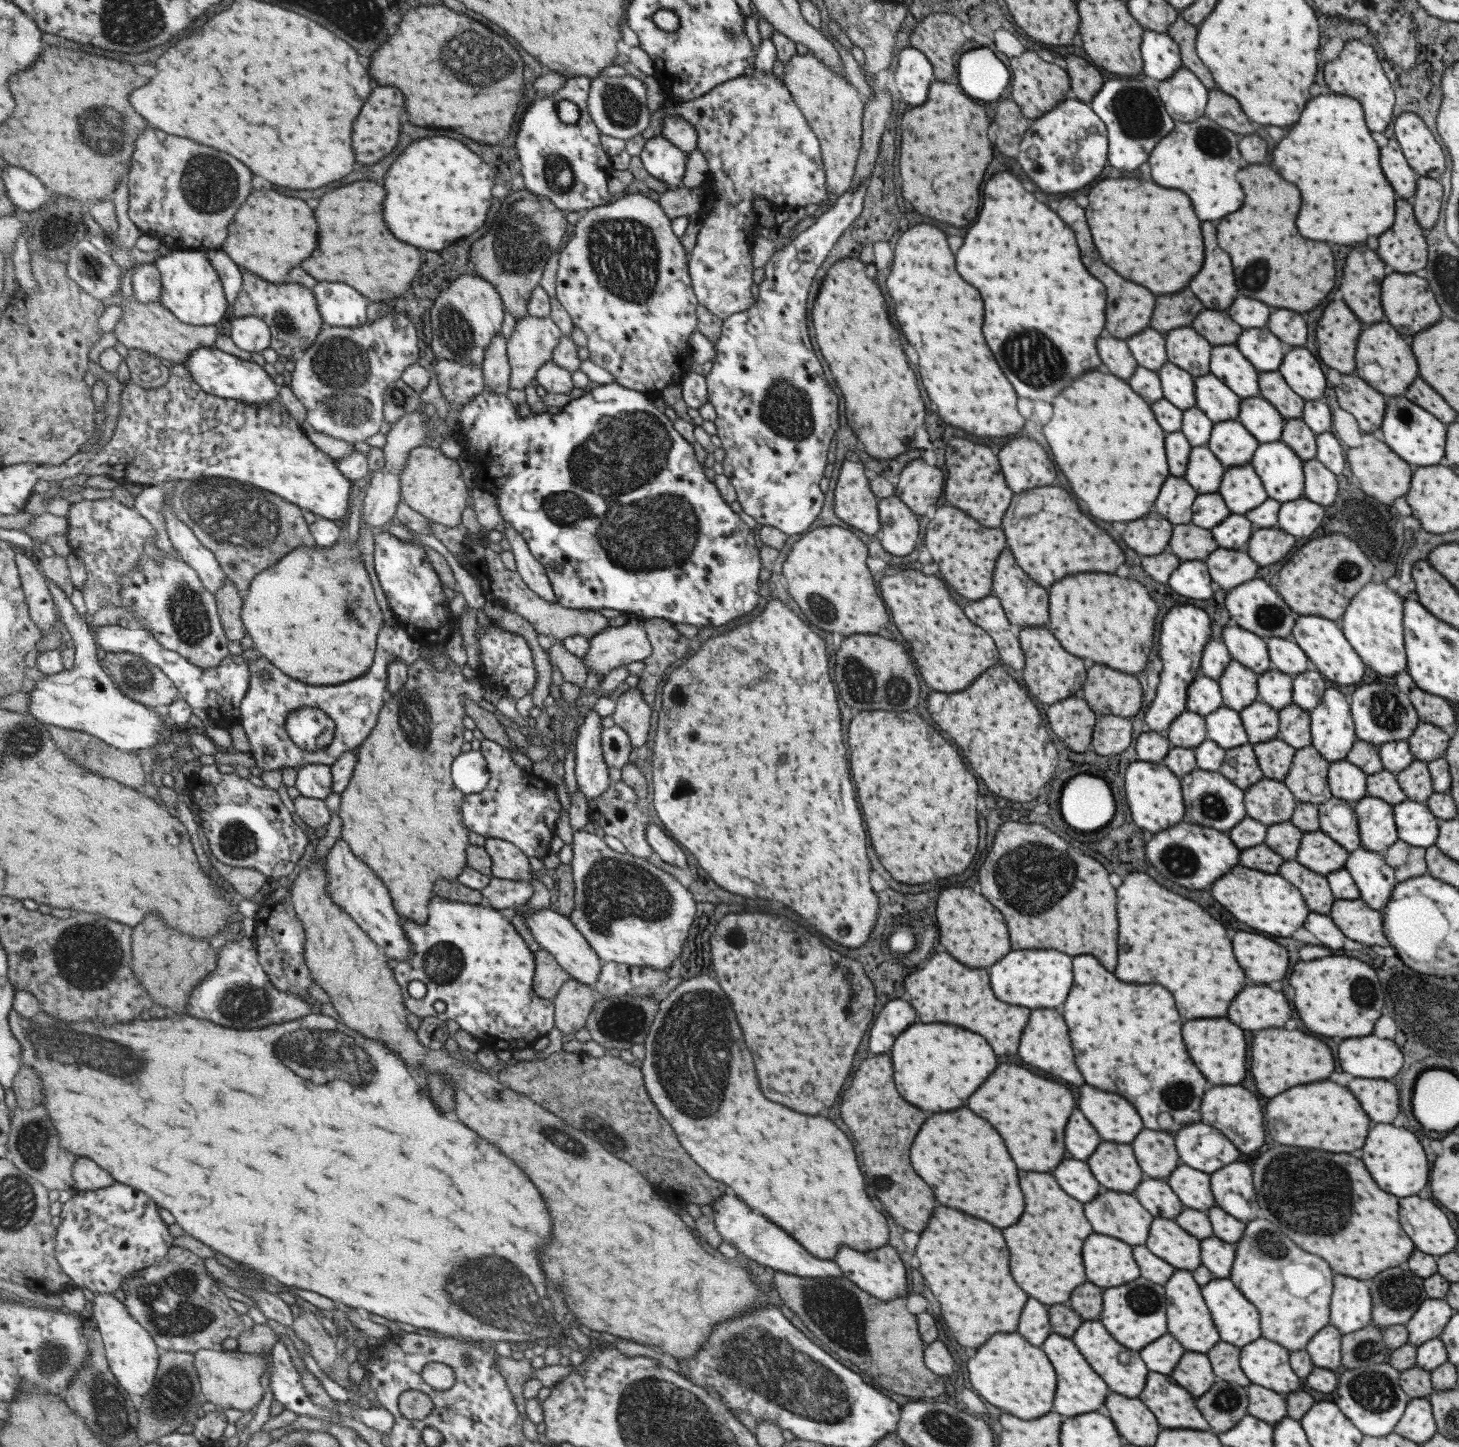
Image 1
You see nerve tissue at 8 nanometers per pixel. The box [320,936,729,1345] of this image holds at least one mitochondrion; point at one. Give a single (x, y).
(459, 1278)

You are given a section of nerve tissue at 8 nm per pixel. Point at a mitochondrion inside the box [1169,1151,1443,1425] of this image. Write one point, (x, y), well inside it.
(1372, 1389)

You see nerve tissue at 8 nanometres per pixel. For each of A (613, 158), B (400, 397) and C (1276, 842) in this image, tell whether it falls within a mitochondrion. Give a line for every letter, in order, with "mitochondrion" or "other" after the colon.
A: other
B: mitochondrion
C: other

